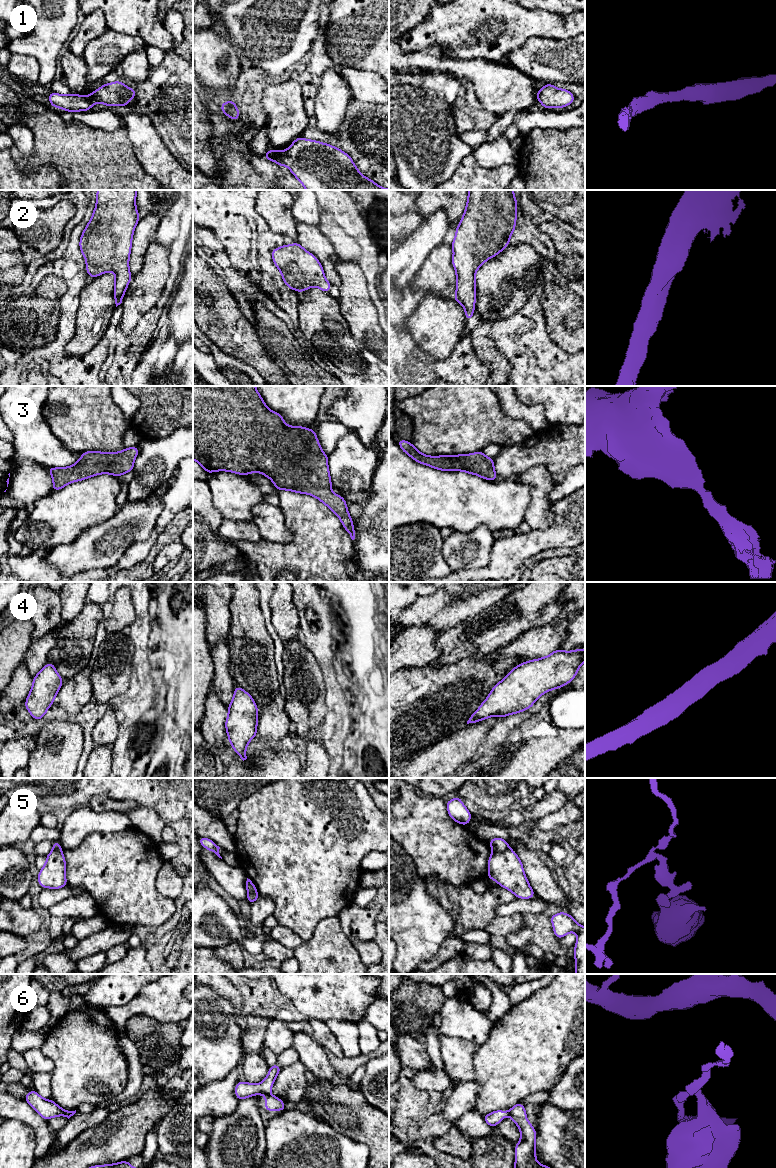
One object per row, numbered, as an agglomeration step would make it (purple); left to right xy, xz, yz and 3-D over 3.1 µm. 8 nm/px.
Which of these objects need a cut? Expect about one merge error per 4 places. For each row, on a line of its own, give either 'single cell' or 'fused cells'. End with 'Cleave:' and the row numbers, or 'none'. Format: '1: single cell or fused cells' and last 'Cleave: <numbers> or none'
1: single cell
2: single cell
3: single cell
4: single cell
5: fused cells
6: fused cells
Cleave: 5, 6

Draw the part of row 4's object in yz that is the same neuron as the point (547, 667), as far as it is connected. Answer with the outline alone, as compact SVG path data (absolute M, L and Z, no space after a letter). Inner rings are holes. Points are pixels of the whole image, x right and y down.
M556 649L550 655L514 667L498 682L467 724L492 716L503 718L533 706L544 693L570 683L585 661L585 650Z

